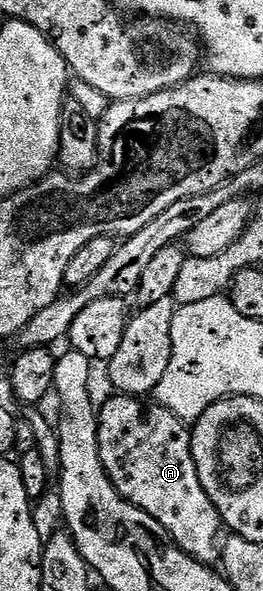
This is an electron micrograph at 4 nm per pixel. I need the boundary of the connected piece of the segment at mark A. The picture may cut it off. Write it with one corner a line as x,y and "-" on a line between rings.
115,395
98,409
98,447
106,475
110,475
114,487
131,505
162,523
178,548
196,561
215,566
222,557
222,522
218,507
214,507
210,495
206,495
202,487
202,479
198,479
198,467
192,454
192,430
166,407
144,403
139,397

